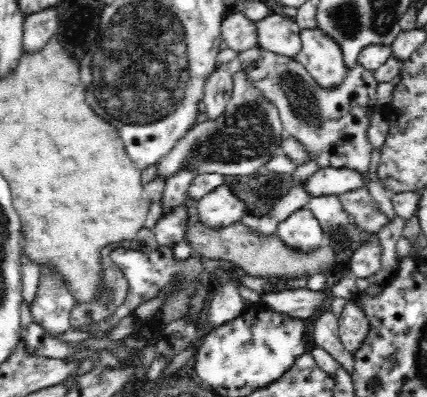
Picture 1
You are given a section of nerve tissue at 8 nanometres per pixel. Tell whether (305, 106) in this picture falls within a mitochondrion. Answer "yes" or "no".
yes

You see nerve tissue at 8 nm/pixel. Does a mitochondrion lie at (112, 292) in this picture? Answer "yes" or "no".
yes

